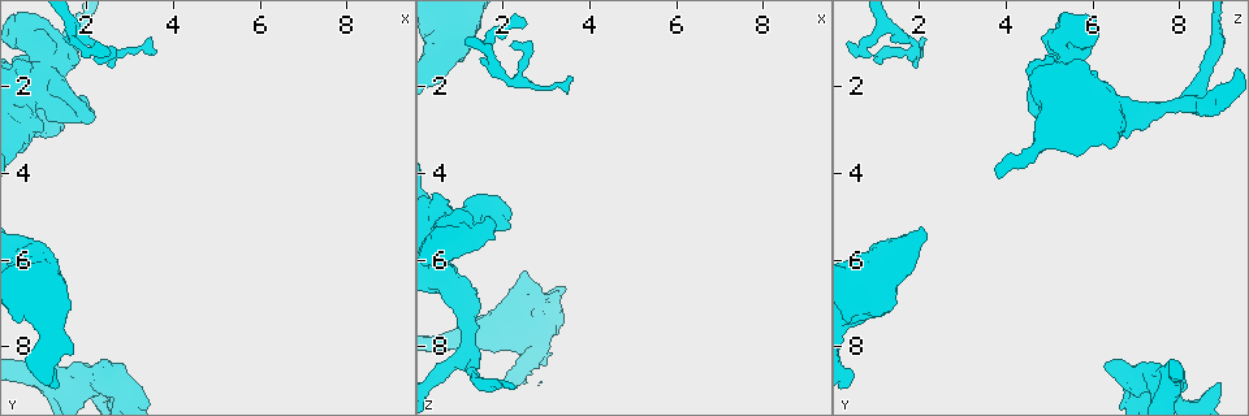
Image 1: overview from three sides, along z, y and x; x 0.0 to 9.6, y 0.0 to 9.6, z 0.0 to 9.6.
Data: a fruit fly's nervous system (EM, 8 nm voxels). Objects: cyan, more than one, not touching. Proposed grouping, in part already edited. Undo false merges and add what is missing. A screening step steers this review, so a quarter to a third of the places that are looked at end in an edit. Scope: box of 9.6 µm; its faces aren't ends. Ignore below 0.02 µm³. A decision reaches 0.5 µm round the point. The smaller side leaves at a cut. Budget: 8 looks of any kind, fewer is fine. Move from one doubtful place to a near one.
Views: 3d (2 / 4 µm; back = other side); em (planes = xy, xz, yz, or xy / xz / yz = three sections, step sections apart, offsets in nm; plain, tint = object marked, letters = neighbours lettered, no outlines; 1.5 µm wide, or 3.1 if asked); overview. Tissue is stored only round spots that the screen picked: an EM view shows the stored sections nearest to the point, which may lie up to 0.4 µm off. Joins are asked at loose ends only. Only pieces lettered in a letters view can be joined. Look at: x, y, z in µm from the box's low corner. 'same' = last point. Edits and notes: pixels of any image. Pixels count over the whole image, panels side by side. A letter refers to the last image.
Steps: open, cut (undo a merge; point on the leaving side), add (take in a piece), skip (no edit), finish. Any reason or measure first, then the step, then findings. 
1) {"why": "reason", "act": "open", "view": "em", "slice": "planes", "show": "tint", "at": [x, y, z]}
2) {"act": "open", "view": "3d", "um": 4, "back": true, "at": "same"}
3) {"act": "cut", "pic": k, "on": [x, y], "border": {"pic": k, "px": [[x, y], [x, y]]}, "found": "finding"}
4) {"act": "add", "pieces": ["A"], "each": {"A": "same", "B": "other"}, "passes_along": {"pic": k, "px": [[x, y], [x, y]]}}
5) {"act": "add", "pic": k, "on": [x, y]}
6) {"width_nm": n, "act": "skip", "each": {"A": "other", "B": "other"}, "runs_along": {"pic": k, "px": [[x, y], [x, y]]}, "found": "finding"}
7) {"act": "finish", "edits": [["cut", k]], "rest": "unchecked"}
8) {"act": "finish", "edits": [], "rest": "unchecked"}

{"act": "open", "view": "em", "slice": "planes", "show": "letters", "at": [3.25, 8.95, 6.70]}

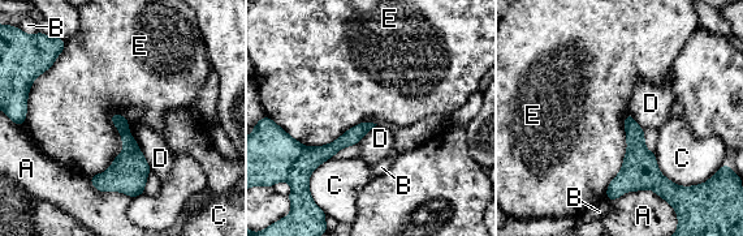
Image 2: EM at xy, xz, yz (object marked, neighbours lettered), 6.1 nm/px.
{"longest_contact_nm": ["E", 440], "act": "cut", "pic": 2, "on": [298, 177], "each": {"A": "other", "B": "other", "C": "other", "D": "other", "E": "other"}, "found": "two neurons meet here"}

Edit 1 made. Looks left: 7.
{"act": "open", "view": "overview"}

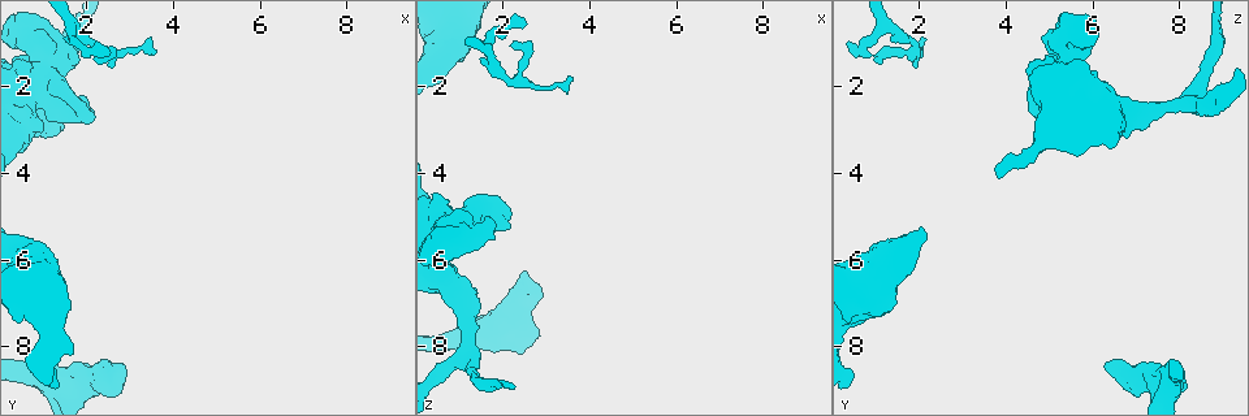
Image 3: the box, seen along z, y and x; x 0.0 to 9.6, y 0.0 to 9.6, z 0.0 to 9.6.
{"why": "stops while still wide", "act": "open", "view": "em", "slice": "yz", "step": 4, "show": "letters", "at": [1.65, 1.30, 5.05]}

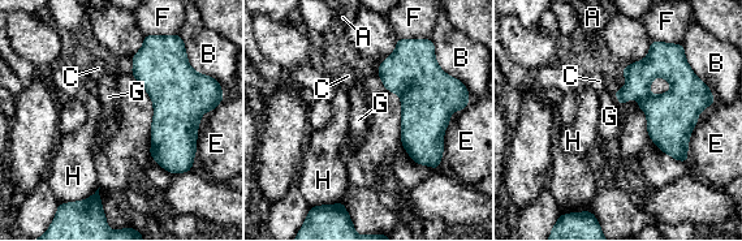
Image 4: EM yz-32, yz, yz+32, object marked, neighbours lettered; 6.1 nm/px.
{"act": "skip", "each": {"A": "other", "B": "other", "C": "other", "E": "other", "F": "other", "G": "other", "H": "other"}, "border": {"pic": 4, "px": [[613, 90], [620, 107]]}, "found": "none of them fits"}

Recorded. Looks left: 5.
{"why": "side arm on a straight run", "act": "open", "view": "em", "slice": "xy", "step": 4, "show": "tint", "at": [1.70, 0.70, 1.40]}

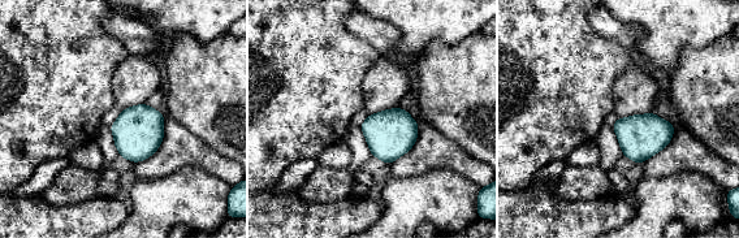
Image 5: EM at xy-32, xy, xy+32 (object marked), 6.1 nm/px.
{"why": "cut it another way", "act": "open", "view": "em", "slice": "planes", "show": "letters", "at": "same"}

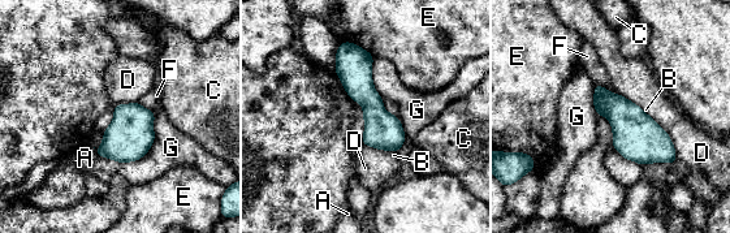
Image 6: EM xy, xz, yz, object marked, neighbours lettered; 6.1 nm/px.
{"act": "skip", "each": {"A": "other", "B": "other", "C": "other", "D": "other", "E": "other", "F": "other", "G": "other"}, "runs_along": {"pic": 6, "px": [[345, 44], [357, 82], [394, 147]]}, "found": "continuous, no second neuron"}

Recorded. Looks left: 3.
{"act": "finish", "edits": [["cut", 2]], "rest": "unchecked"}

